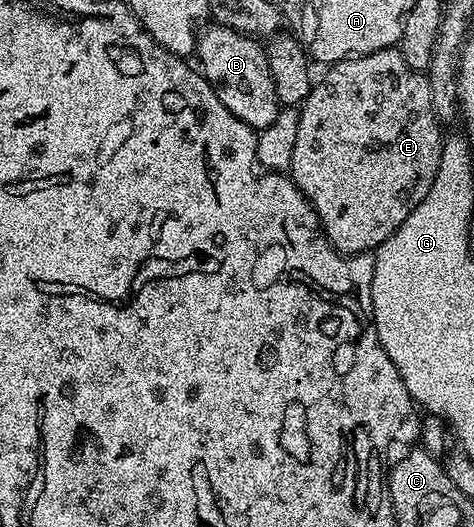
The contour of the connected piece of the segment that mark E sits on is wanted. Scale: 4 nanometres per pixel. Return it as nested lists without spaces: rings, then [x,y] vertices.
[[[397,48],[377,50],[371,54],[361,54],[359,58],[345,58],[342,62],[333,63],[330,70],[322,79],[315,81],[310,87],[310,94],[300,106],[300,129],[296,135],[296,148],[292,148],[292,160],[288,171],[293,178],[295,186],[302,191],[302,195],[312,204],[314,211],[318,213],[320,229],[326,239],[334,245],[339,254],[364,254],[377,250],[379,244],[388,240],[404,220],[424,200],[428,188],[432,188],[432,180],[438,171],[440,164],[440,152],[444,141],[444,133],[438,125],[440,119],[434,113],[432,89],[429,87],[427,75],[420,70],[408,68],[408,60],[404,60],[402,51]]]

